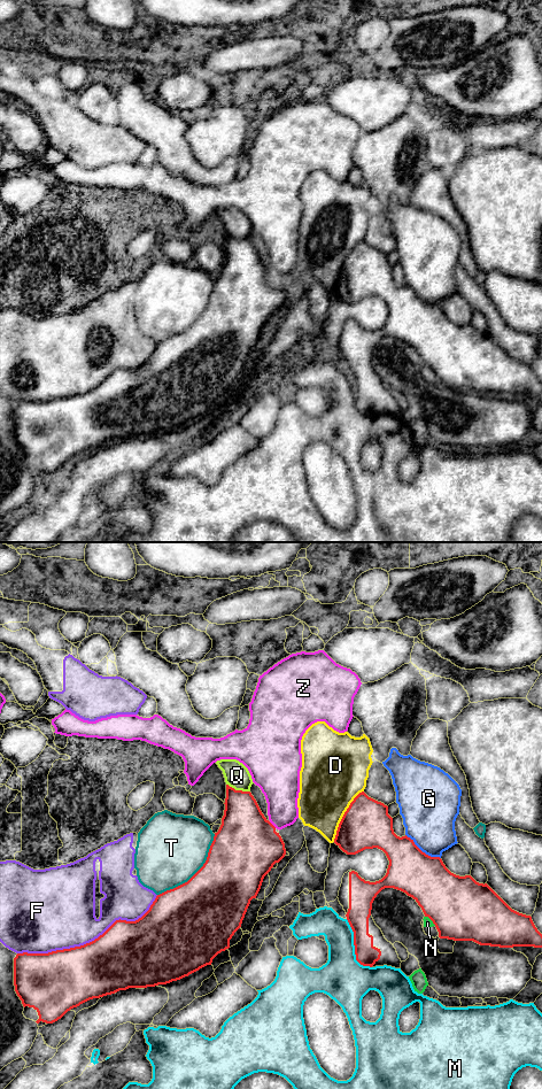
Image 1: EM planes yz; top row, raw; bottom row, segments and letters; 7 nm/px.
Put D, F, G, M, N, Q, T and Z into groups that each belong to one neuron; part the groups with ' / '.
D / F Q / G / M / N / T / Z

